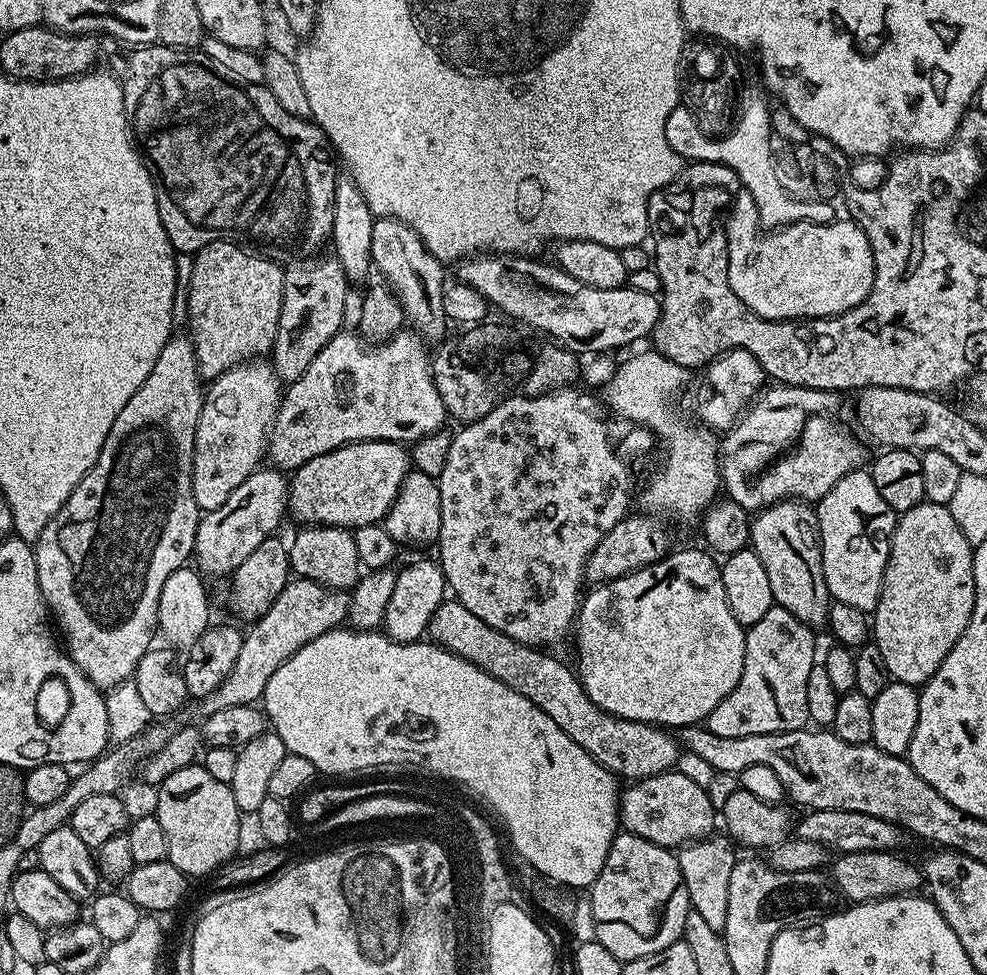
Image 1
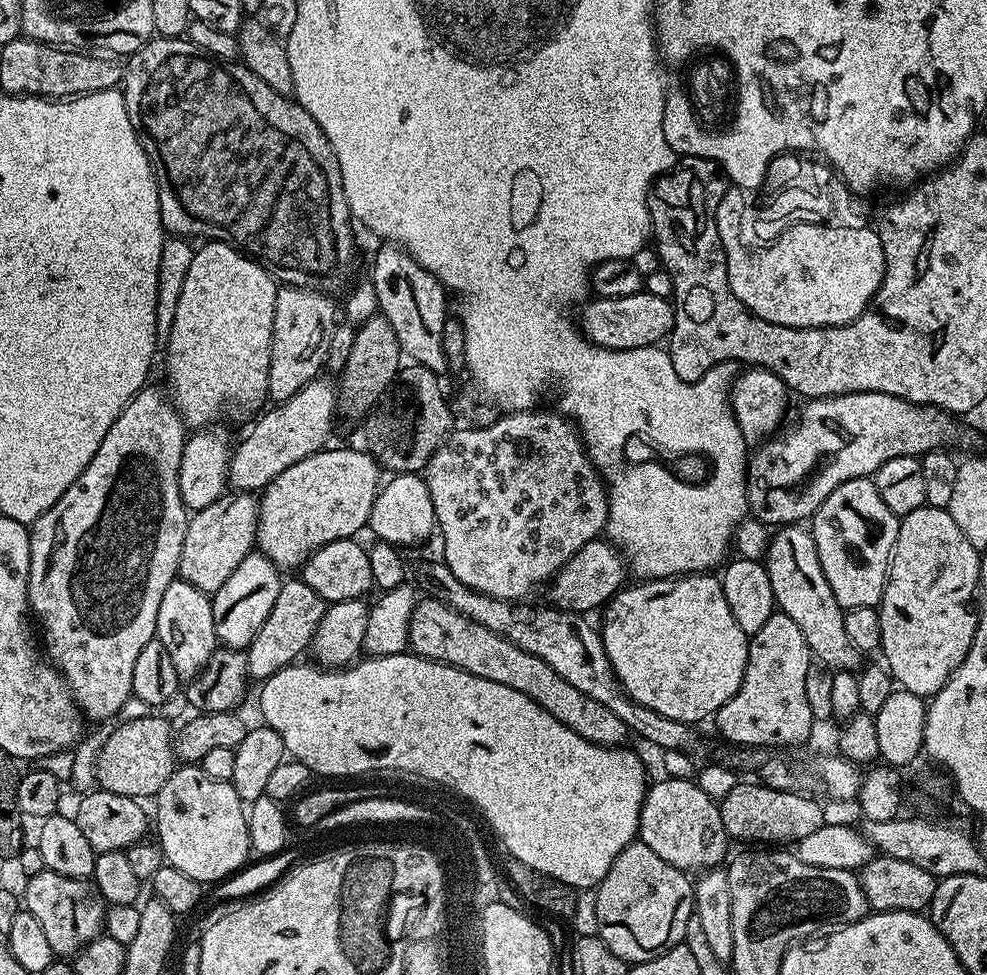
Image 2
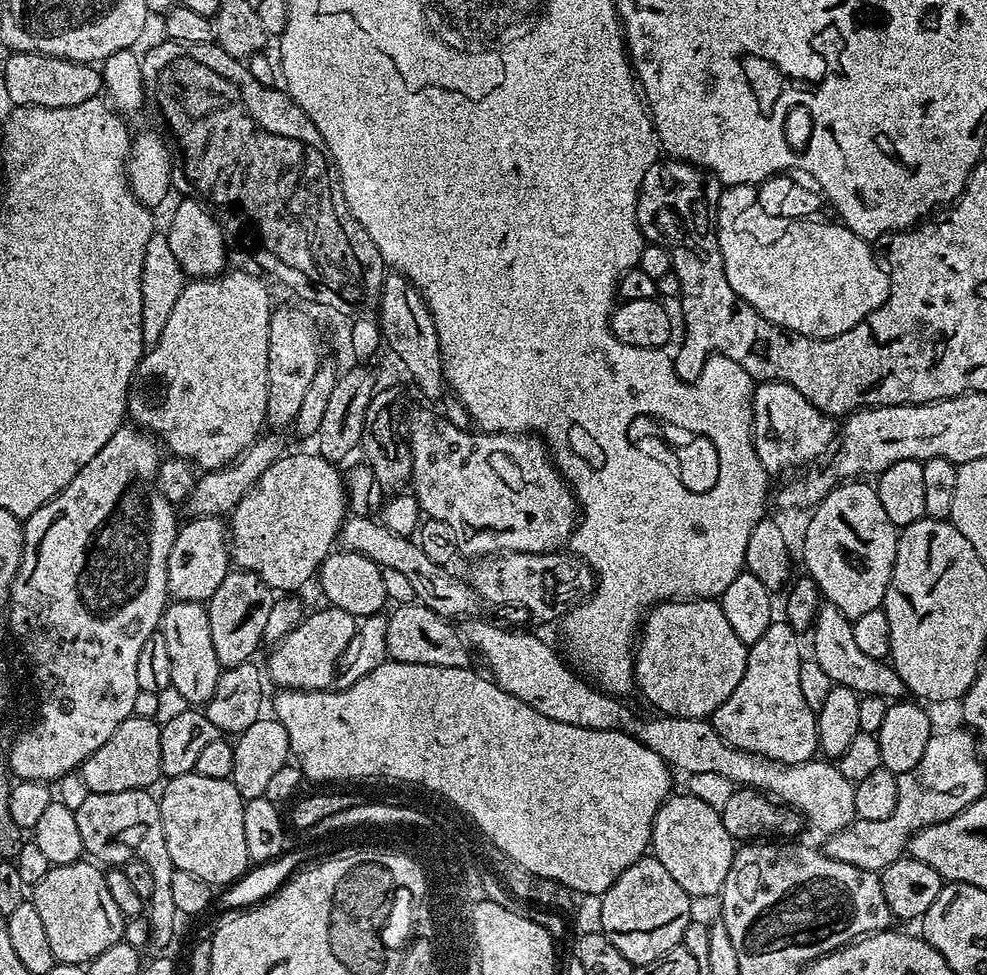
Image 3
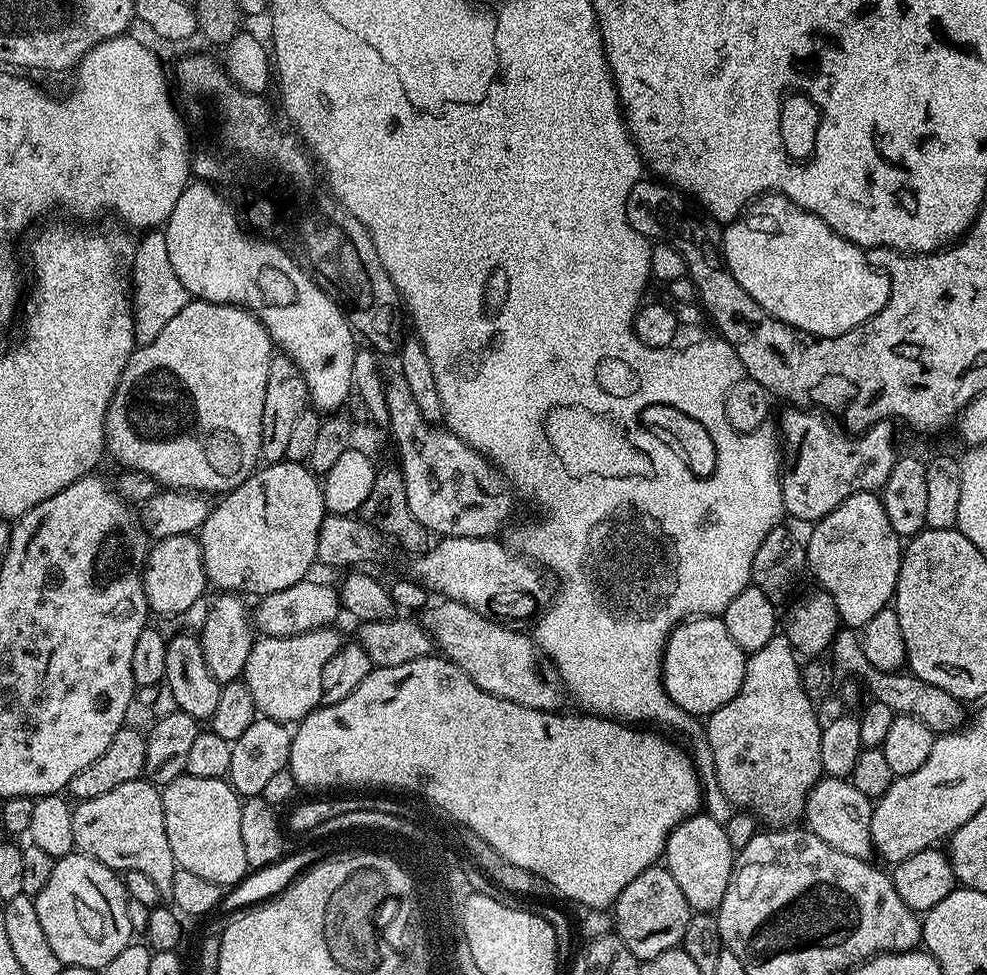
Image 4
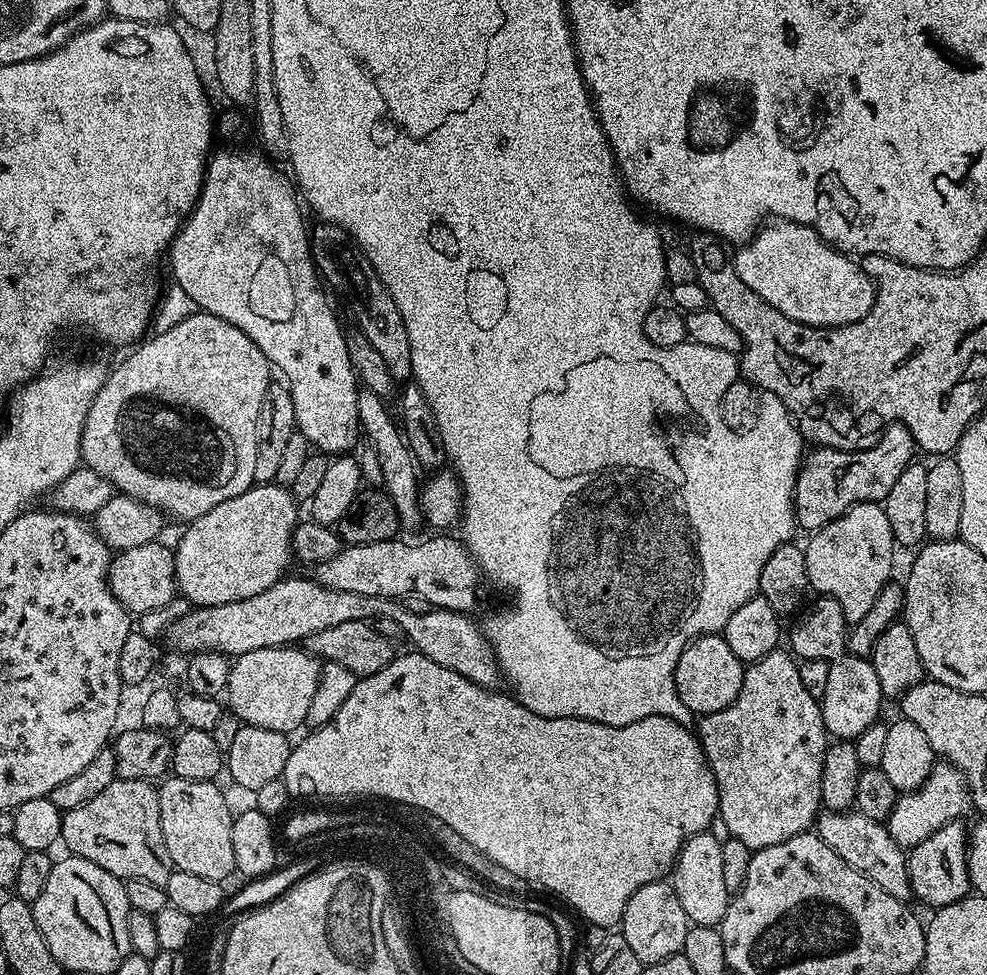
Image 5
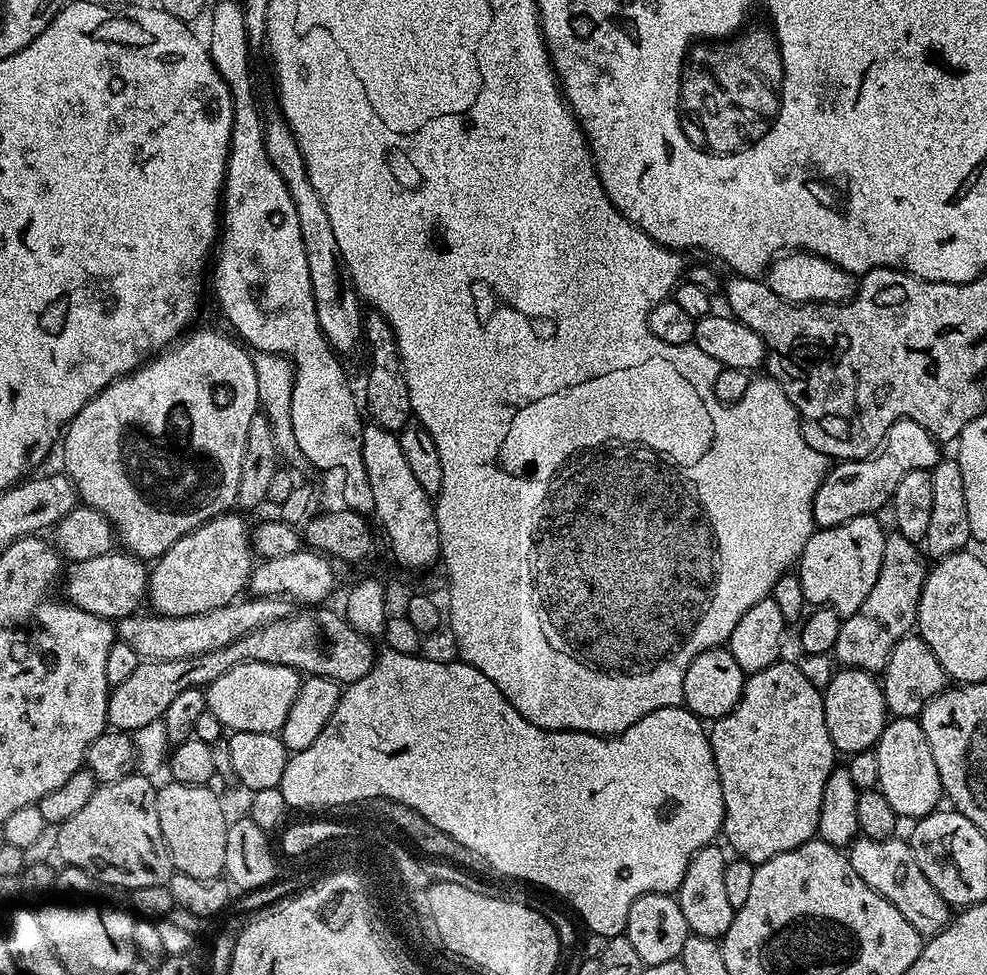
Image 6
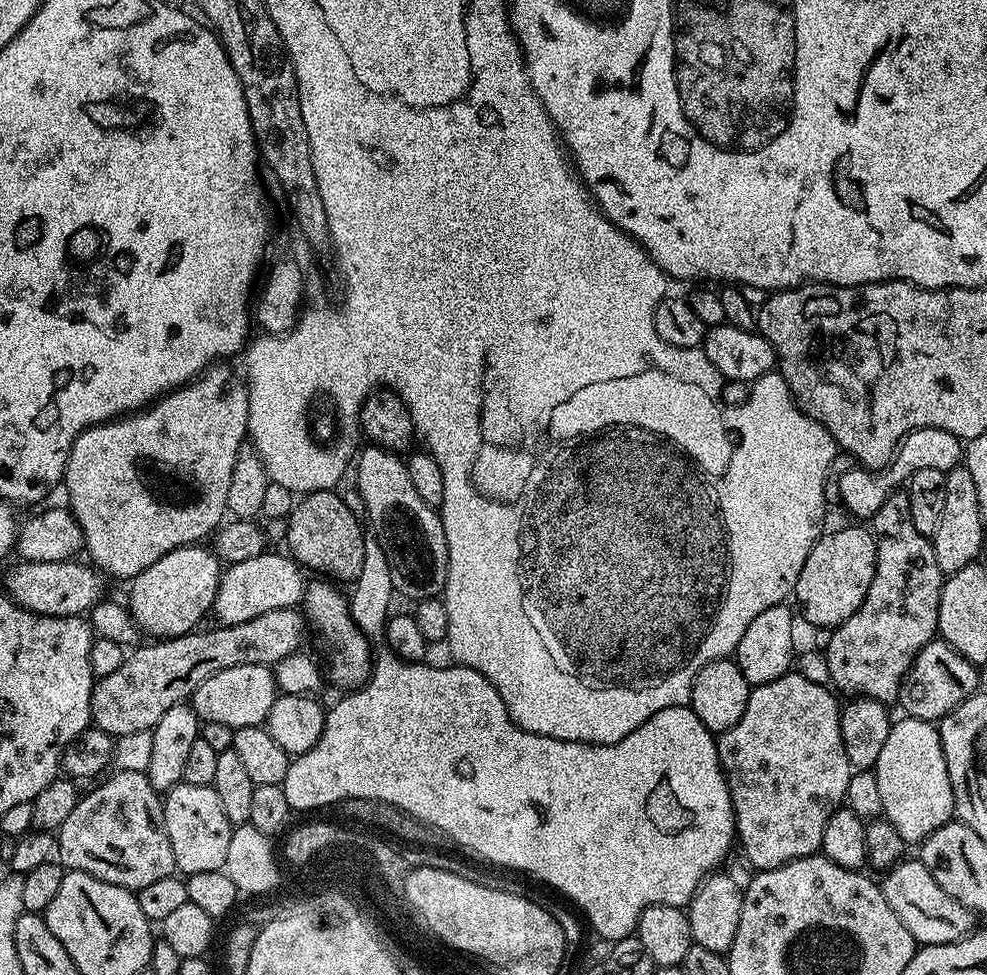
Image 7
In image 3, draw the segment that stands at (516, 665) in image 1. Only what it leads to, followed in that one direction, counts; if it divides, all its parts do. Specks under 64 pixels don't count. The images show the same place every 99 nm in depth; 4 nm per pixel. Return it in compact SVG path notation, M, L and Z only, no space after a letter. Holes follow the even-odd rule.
M423 602L398 604L387 613L386 650L388 660L397 664L421 664L443 668L467 668L470 649L459 627L449 617L439 616Z

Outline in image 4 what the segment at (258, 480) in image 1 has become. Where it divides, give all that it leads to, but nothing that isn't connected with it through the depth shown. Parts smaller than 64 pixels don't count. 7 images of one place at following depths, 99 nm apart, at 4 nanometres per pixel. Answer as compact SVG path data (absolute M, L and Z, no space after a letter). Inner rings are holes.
M195 535L165 536L151 545L148 562L144 565L144 593L155 615L157 612L160 616L180 616L190 611L208 587L200 541Z

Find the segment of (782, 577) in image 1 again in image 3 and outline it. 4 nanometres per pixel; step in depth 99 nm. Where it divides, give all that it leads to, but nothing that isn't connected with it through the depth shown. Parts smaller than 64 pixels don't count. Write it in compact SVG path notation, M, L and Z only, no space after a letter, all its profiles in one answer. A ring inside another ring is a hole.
M827 602L819 605L819 612L810 629L810 636L812 636L811 659L816 660L818 666L822 666L825 674L830 674L833 685L841 684L860 693L861 696L882 696L889 702L899 701L903 697L900 695L905 695L905 686L892 669L891 663L869 658L864 651L858 650L852 621L844 617L838 606Z

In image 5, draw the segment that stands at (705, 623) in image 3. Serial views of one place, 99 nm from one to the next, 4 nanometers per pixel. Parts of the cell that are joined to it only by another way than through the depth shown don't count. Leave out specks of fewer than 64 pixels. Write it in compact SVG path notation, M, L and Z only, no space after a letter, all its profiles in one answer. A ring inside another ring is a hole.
M723 635L699 636L696 640L691 640L682 650L682 654L676 663L674 670L674 682L676 683L676 693L678 698L688 707L693 714L709 716L718 710L726 710L738 698L738 690L742 690L742 678L744 677L745 665L736 657L734 650L724 641Z

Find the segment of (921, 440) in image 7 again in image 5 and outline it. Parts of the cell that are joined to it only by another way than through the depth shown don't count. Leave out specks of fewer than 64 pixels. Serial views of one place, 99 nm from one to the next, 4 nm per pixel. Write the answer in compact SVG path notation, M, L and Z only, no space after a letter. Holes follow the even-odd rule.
M894 423L888 425L880 433L876 445L872 448L863 448L861 452L843 452L837 448L817 447L809 451L806 463L801 467L796 476L796 492L792 495L792 507L796 509L796 522L801 529L805 528L808 534L819 532L832 520L837 520L842 514L846 514L855 504L879 504L884 501L886 494L894 487L894 481L902 475L908 464L913 463L918 449L912 438L912 430L907 424Z

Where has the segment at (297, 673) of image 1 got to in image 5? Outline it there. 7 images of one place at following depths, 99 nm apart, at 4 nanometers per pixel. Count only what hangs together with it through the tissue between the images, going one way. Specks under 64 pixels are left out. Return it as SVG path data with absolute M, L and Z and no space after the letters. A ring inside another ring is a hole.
M408 650L405 656L397 655L382 670L378 670L378 674L370 674L369 676L357 679L356 689L350 694L350 698L338 710L336 717L329 723L322 725L321 728L309 731L308 737L301 744L297 743L293 747L290 758L284 767L284 775L282 777L284 785L288 788L289 797L294 794L304 795L307 798L323 798L326 794L339 794L342 790L374 790L376 794L397 795L402 798L411 798L415 804L425 804L431 812L440 812L440 816L444 816L444 820L448 820L448 824L453 824L455 828L460 828L460 832L464 832L464 836L468 836L468 840L476 840L476 844L480 844L480 848L484 848L484 852L492 852L495 860L500 860L500 865L504 868L516 868L516 872L520 876L520 880L533 880L536 884L541 884L544 888L549 888L556 896L561 896L565 900L563 903L567 905L573 913L581 912L585 916L587 923L597 924L600 927L609 930L615 929L619 925L620 919L624 916L626 910L626 902L630 902L630 898L642 886L646 886L655 880L664 880L671 873L675 863L676 855L679 854L681 846L689 840L694 834L699 832L707 832L711 826L711 822L718 816L720 803L718 802L718 786L714 782L714 774L708 765L708 759L704 756L704 750L700 746L697 733L691 727L674 722L668 716L647 716L633 724L621 724L613 726L610 724L596 724L592 720L577 718L574 716L539 716L525 708L519 699L513 698L511 695L499 696L496 690L482 688L472 680L467 680L462 674L458 674L454 670L450 670L446 666L438 666L438 662L434 662L430 658L426 658L422 653L415 650Z

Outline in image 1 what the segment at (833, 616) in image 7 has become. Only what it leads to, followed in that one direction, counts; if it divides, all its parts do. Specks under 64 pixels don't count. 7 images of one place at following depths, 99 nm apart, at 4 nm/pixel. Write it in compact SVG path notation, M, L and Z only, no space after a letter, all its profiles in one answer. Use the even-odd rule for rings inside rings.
M857 470L846 474L815 505L818 528L820 529L820 553L822 554L822 574L826 578L829 597L835 603L854 606L866 614L875 613L884 581L884 571L888 565L888 546L892 531L896 529L897 513L886 506L886 498L878 494L871 471Z

